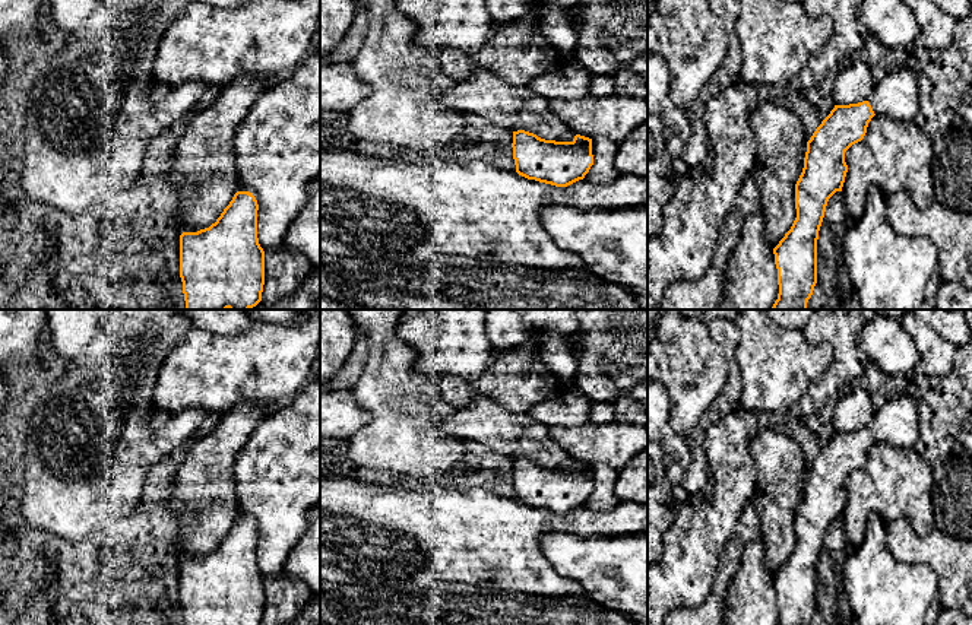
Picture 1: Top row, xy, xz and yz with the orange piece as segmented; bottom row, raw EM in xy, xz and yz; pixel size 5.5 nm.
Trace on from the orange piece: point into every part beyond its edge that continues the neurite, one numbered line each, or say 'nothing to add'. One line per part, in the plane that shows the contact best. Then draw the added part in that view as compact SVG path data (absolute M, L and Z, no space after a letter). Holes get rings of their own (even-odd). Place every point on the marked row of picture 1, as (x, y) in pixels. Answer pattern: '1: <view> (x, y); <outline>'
1: yz (896, 95); M914 63L890 69L876 83L867 101L876 115L886 115L896 121L915 121L919 111L919 88Z

